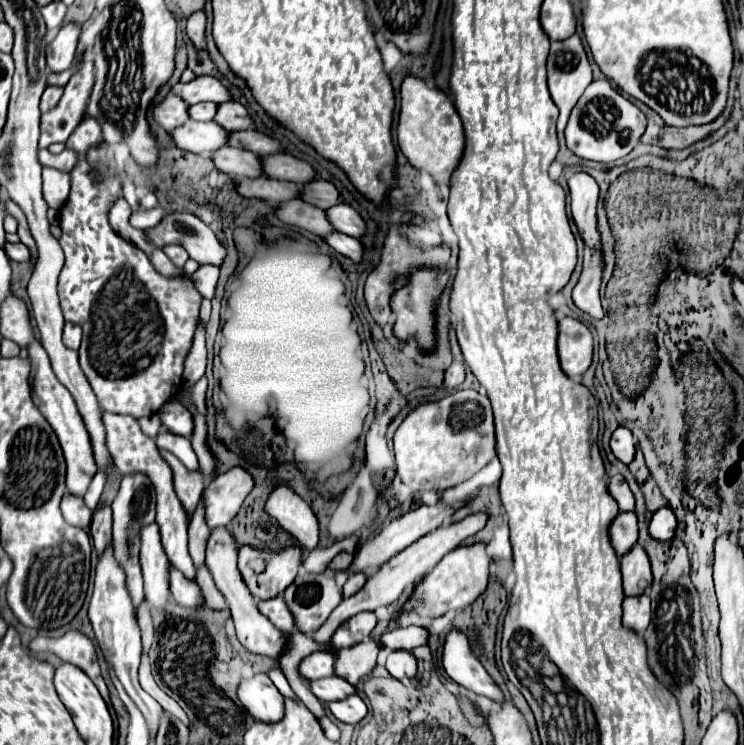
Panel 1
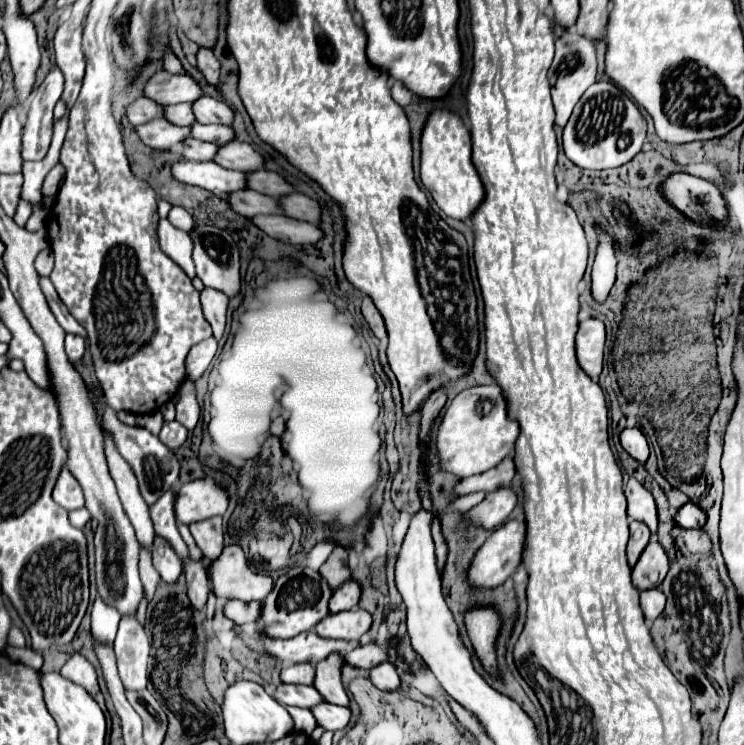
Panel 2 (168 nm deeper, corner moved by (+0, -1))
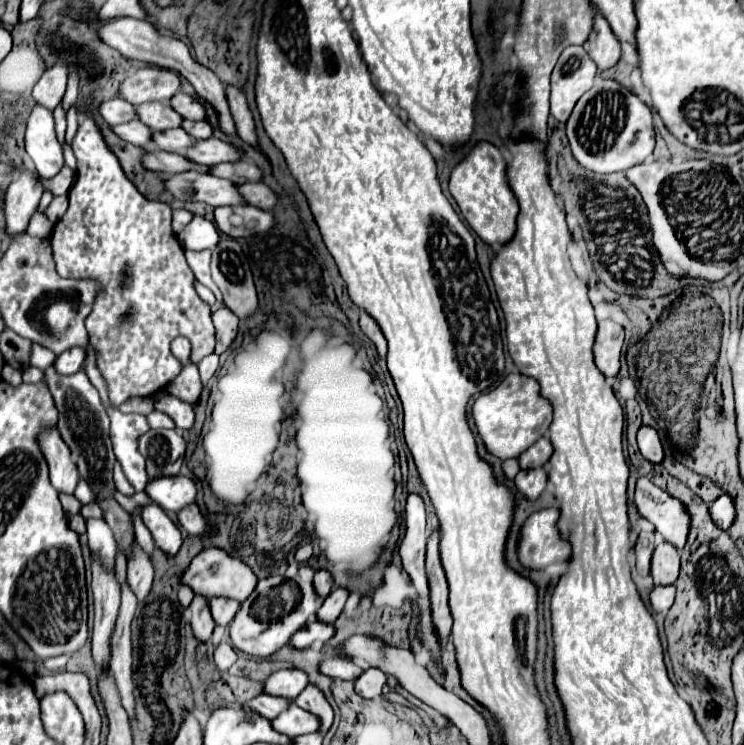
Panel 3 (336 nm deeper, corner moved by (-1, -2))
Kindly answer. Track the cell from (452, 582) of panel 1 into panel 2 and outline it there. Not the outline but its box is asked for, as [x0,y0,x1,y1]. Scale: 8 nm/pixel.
[464,520,524,590]

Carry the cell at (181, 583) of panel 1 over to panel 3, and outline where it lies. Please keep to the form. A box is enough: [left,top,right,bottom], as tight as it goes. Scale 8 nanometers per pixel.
[139,503,183,555]

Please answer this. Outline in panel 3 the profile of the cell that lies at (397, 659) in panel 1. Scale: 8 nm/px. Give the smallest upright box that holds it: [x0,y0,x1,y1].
[355,667,387,699]

